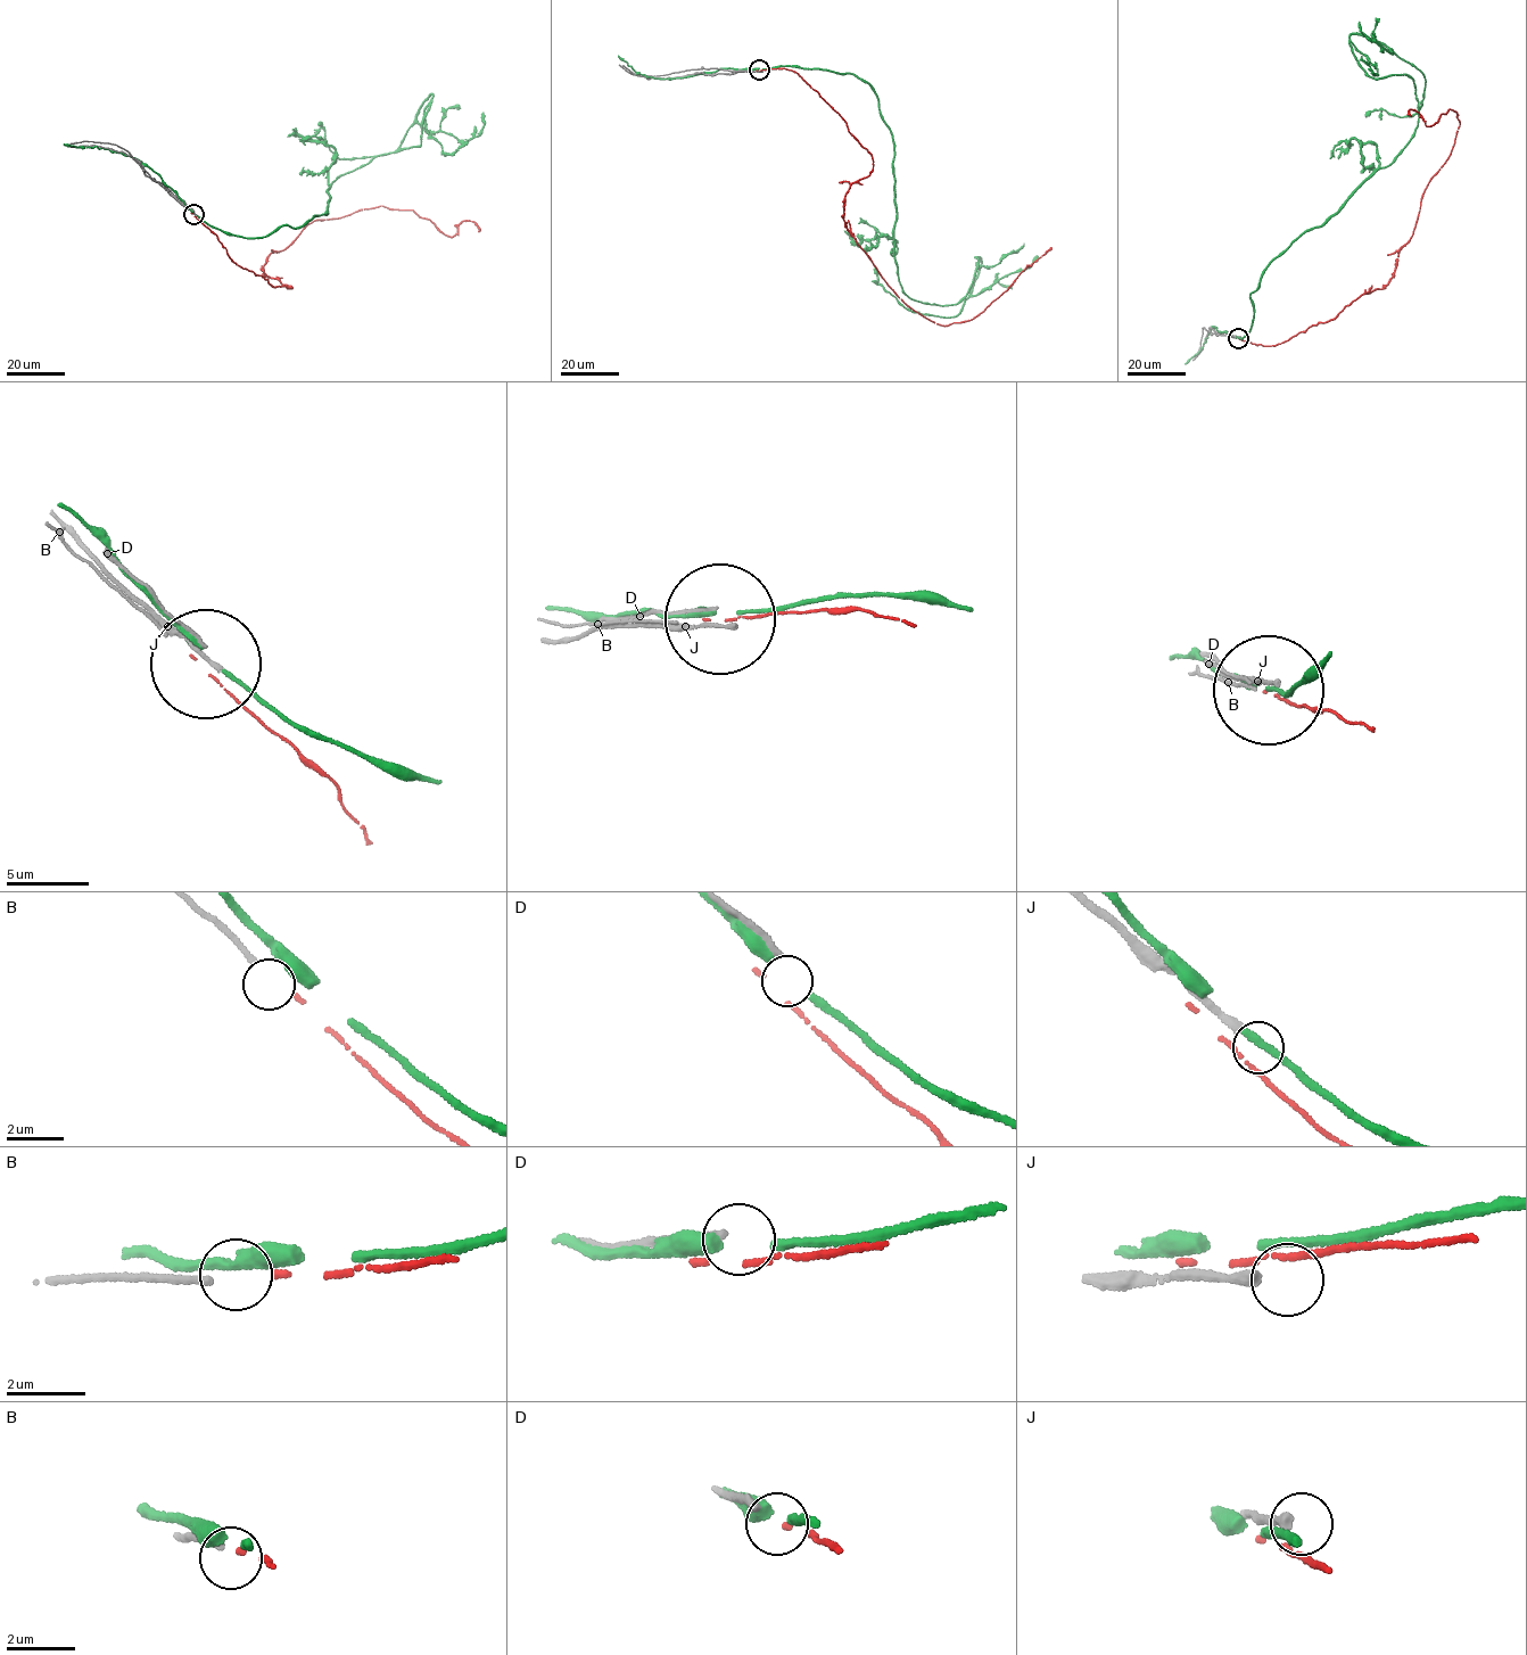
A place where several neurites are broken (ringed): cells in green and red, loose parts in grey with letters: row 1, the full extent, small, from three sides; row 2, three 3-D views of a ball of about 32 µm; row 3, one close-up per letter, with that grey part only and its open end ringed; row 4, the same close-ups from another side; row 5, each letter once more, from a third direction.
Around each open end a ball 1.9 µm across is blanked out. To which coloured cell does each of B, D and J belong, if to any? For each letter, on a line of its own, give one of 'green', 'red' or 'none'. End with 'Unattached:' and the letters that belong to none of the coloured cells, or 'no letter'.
B: red
D: none
J: none
Unattached: D, J

